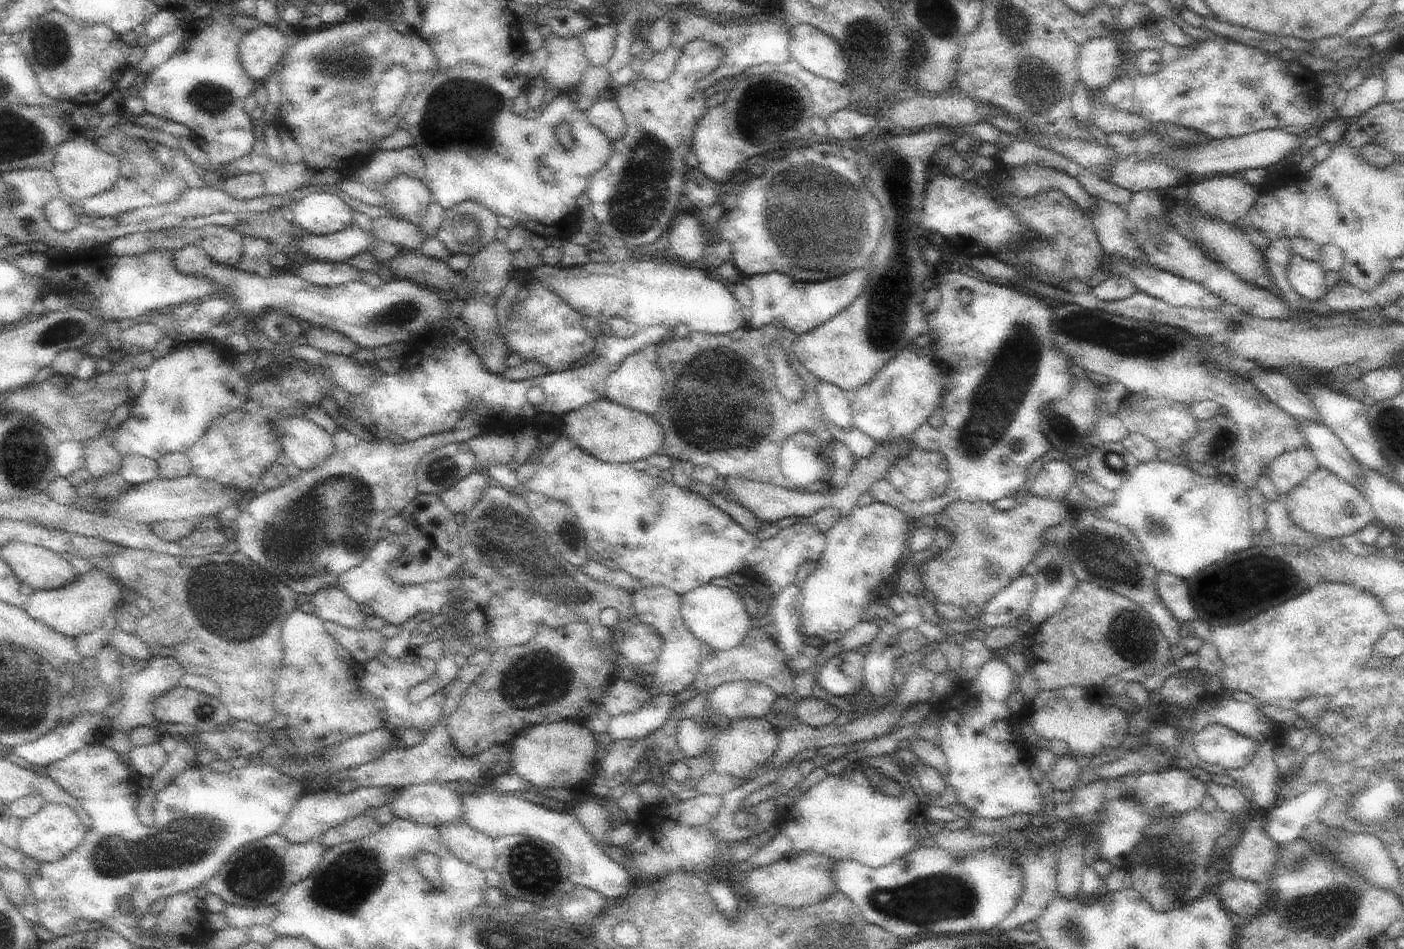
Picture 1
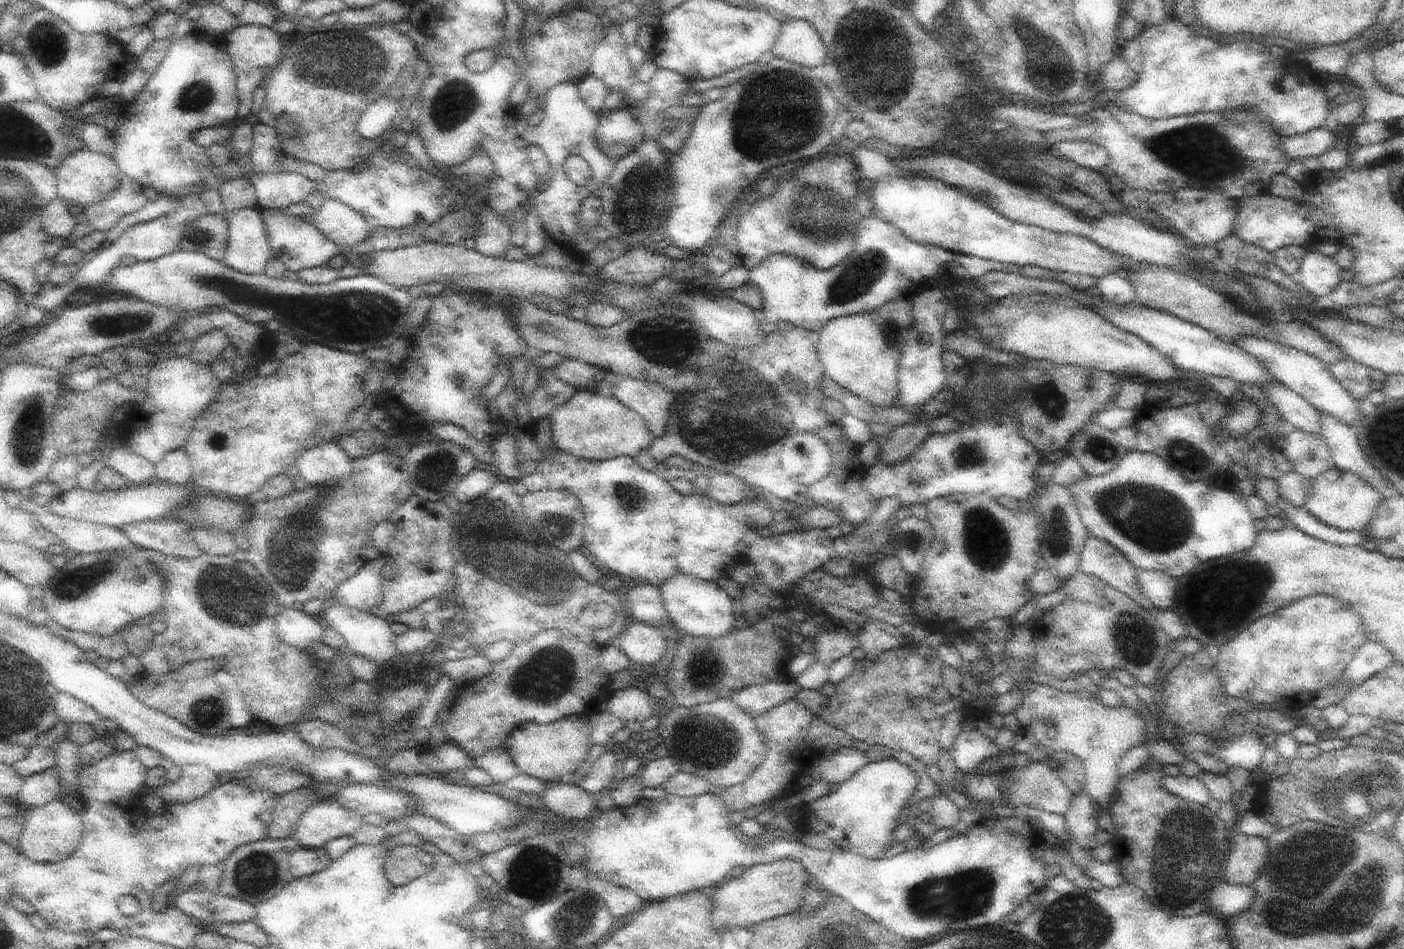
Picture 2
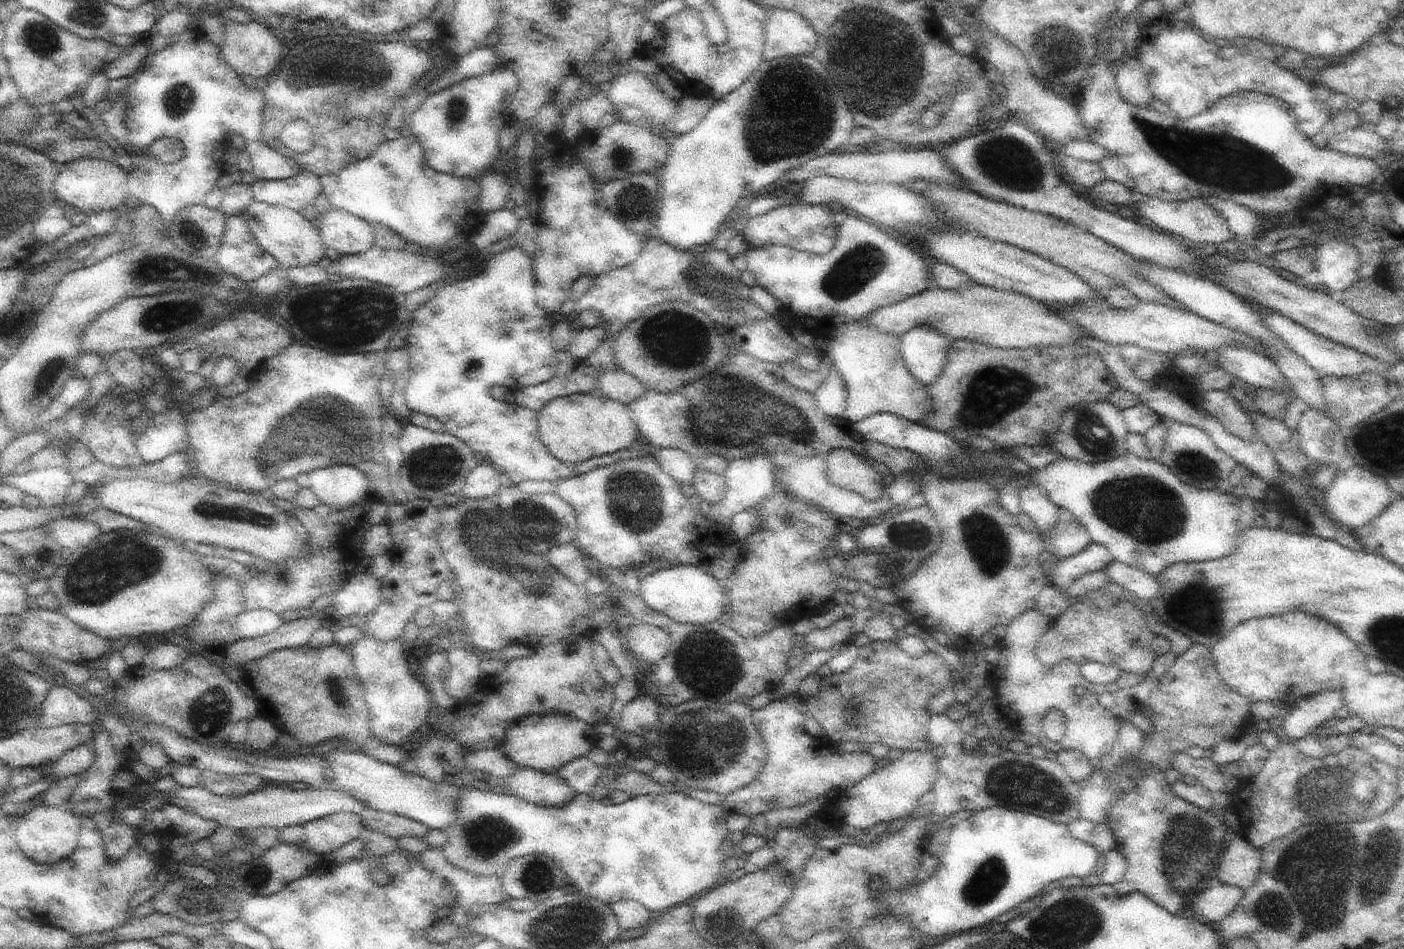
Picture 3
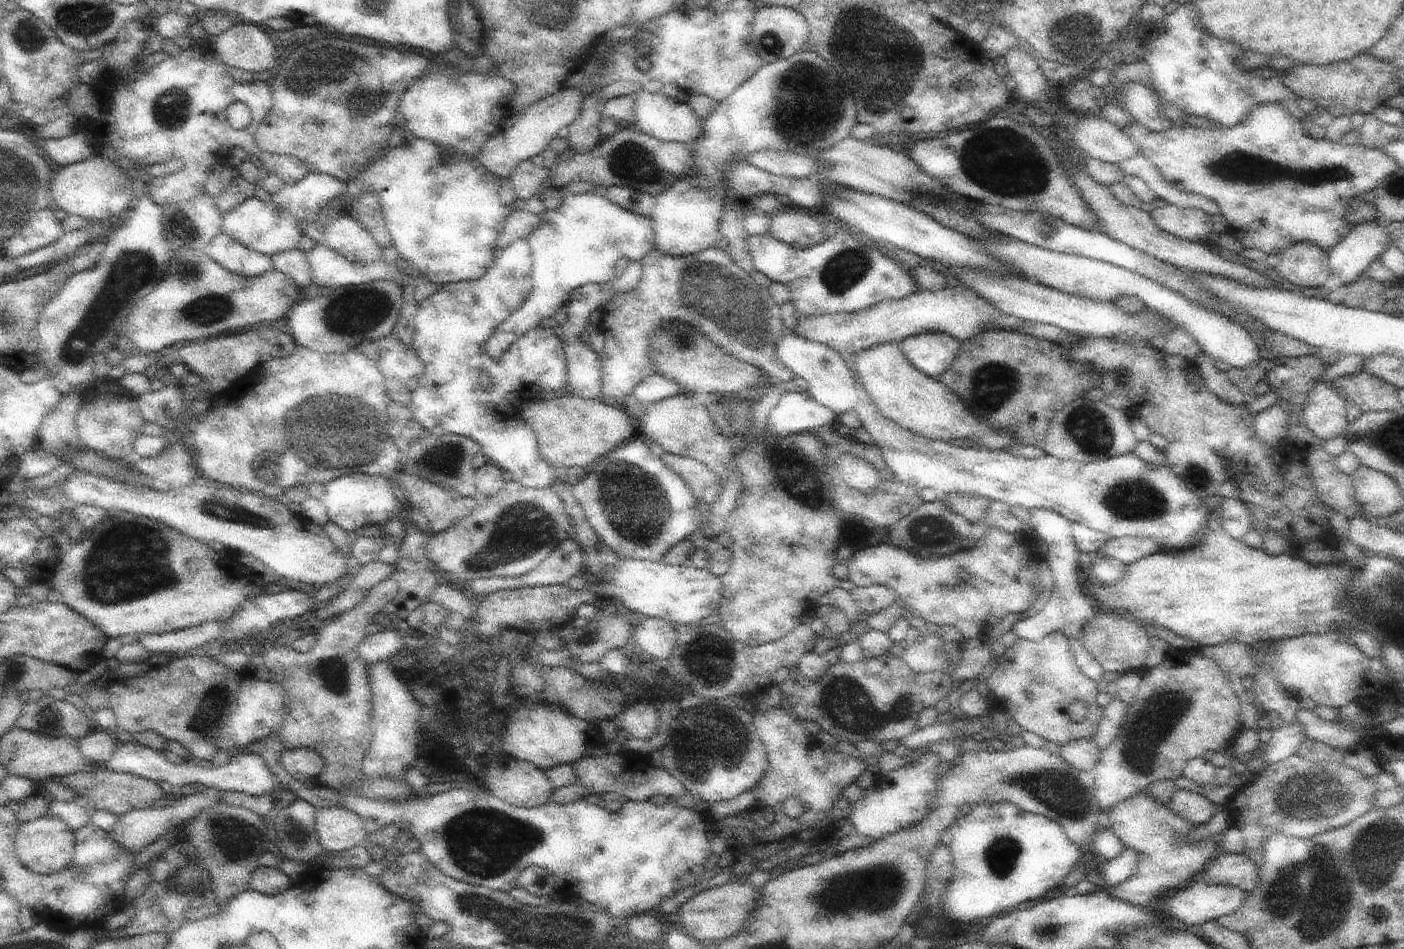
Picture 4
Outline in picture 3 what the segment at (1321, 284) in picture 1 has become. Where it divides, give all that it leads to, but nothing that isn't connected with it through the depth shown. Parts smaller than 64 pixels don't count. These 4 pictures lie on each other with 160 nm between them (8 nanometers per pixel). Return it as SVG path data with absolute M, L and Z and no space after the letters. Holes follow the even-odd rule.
M1330 239L1318 249L1315 270L1332 292L1344 292L1359 279L1360 252L1352 242Z

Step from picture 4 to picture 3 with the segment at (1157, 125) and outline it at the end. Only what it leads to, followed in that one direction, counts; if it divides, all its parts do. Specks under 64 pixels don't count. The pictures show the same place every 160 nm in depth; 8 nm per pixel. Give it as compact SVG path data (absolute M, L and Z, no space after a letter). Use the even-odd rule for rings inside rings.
M1129 53L1127 54L1128 56L1124 56L1124 60L1120 60L1122 64L1114 72L1118 92L1126 102L1146 109L1155 100L1154 93L1152 92L1142 63L1136 57L1131 56Z

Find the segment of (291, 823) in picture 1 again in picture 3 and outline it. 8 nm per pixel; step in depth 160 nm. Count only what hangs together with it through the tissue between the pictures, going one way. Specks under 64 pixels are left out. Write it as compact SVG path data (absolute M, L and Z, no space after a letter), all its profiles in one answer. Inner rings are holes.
M338 811L304 825L307 845L314 853L323 855L362 838L364 829L361 816L350 811Z

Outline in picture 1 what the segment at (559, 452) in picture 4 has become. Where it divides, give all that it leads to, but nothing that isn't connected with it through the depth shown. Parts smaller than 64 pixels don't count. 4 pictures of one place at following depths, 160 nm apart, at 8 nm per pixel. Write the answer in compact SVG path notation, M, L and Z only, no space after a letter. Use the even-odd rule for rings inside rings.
M608 397L564 414L560 432L570 436L603 463L633 463L646 459L661 448L664 438L662 427L654 417L611 401Z

